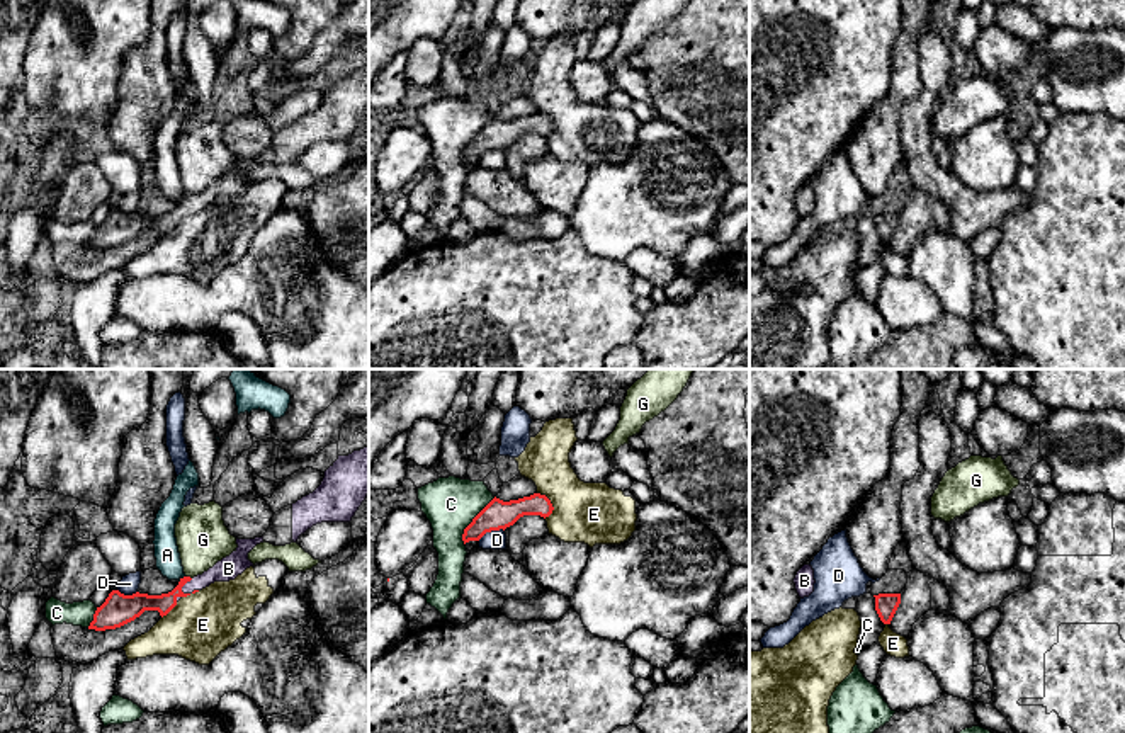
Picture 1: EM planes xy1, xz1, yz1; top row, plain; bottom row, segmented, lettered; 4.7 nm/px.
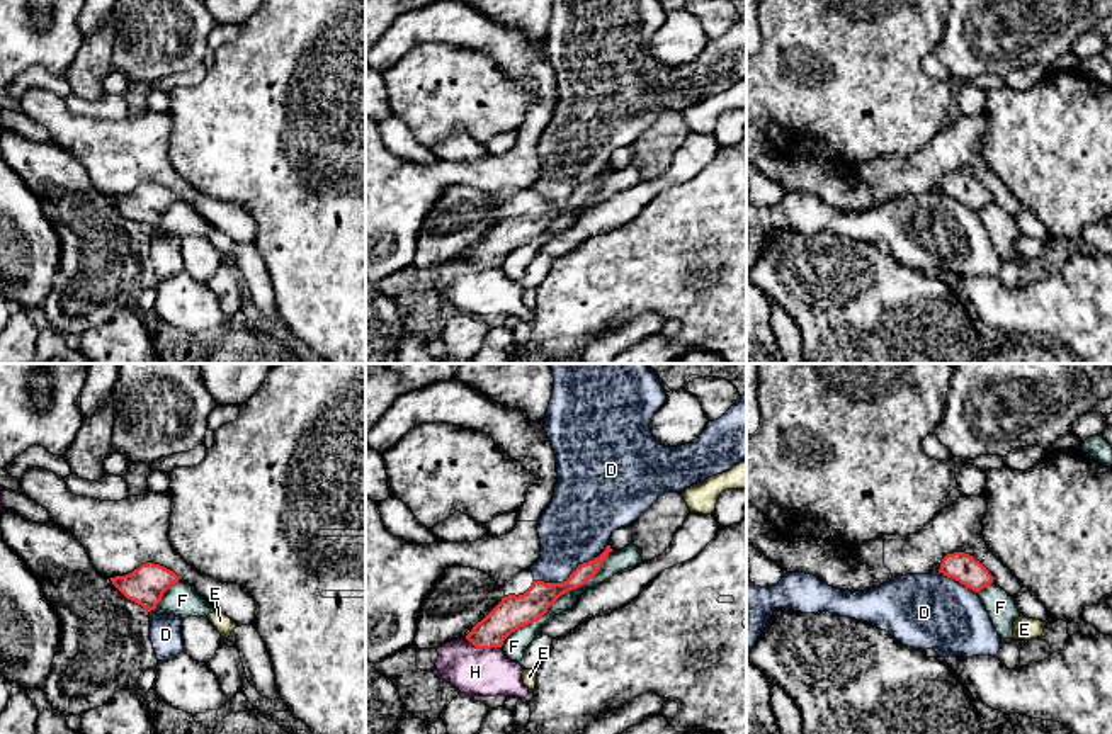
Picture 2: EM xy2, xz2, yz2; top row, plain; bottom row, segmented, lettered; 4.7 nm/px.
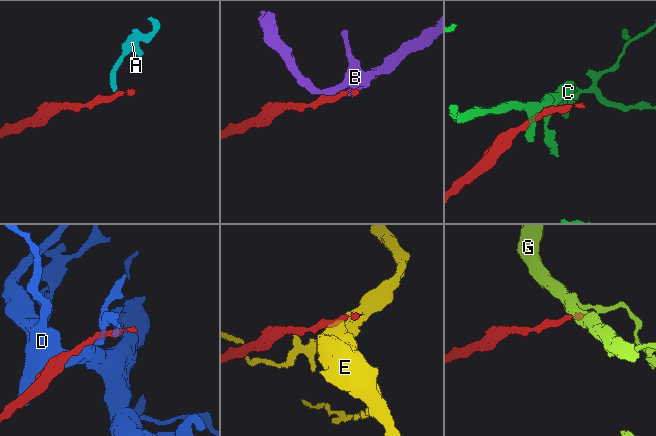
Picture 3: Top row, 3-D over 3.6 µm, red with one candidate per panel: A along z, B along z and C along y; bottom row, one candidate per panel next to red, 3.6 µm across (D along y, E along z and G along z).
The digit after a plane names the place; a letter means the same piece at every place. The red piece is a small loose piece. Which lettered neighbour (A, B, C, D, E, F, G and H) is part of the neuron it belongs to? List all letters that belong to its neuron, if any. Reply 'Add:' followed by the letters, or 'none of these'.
Add: B

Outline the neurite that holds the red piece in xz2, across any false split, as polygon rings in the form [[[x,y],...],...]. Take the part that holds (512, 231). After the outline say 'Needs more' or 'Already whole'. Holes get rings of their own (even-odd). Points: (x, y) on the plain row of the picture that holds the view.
[[[607,165],[599,177],[580,184],[563,202],[534,200],[524,214],[503,216],[502,221],[473,246],[466,258],[476,268],[502,267],[512,251],[537,241],[561,214],[583,206],[593,197],[610,172],[612,168]]]. Already whole

